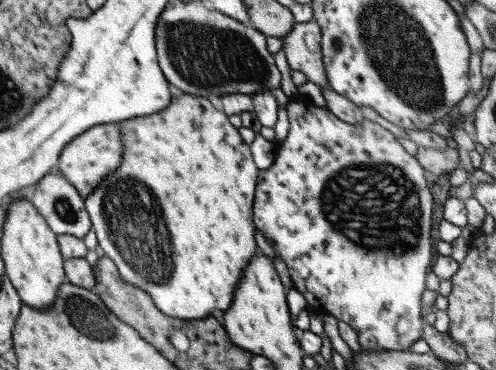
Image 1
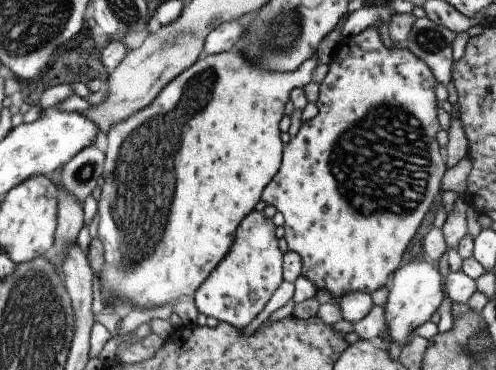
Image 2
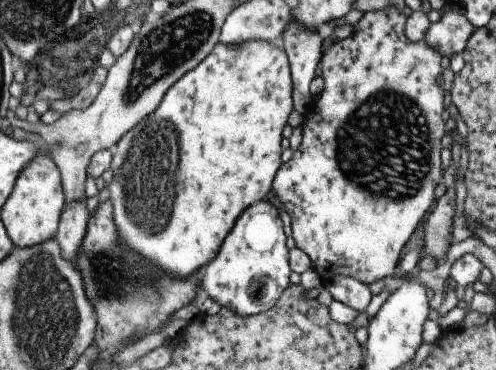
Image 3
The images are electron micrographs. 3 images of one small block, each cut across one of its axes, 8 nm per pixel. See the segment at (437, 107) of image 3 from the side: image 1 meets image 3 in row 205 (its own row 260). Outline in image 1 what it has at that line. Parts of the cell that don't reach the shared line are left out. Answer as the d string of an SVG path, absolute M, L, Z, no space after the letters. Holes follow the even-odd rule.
M289 102L287 108L287 120L289 120L289 132L283 144L277 146L277 156L273 164L267 170L259 170L257 174L257 186L255 186L255 198L253 198L253 224L255 228L263 234L267 242L273 242L275 258L283 260L291 282L293 290L297 290L305 300L307 308L323 312L333 316L335 320L341 320L349 324L355 334L361 350L367 352L407 352L411 344L415 344L421 338L421 328L423 328L423 318L421 318L421 296L427 292L425 290L425 274L427 268L431 266L431 208L433 208L433 198L429 192L427 176L423 166L415 160L415 156L409 156L399 142L395 140L393 134L389 134L385 128L381 128L375 122L363 120L359 126L345 124L337 120L327 108L317 108L309 102Z

